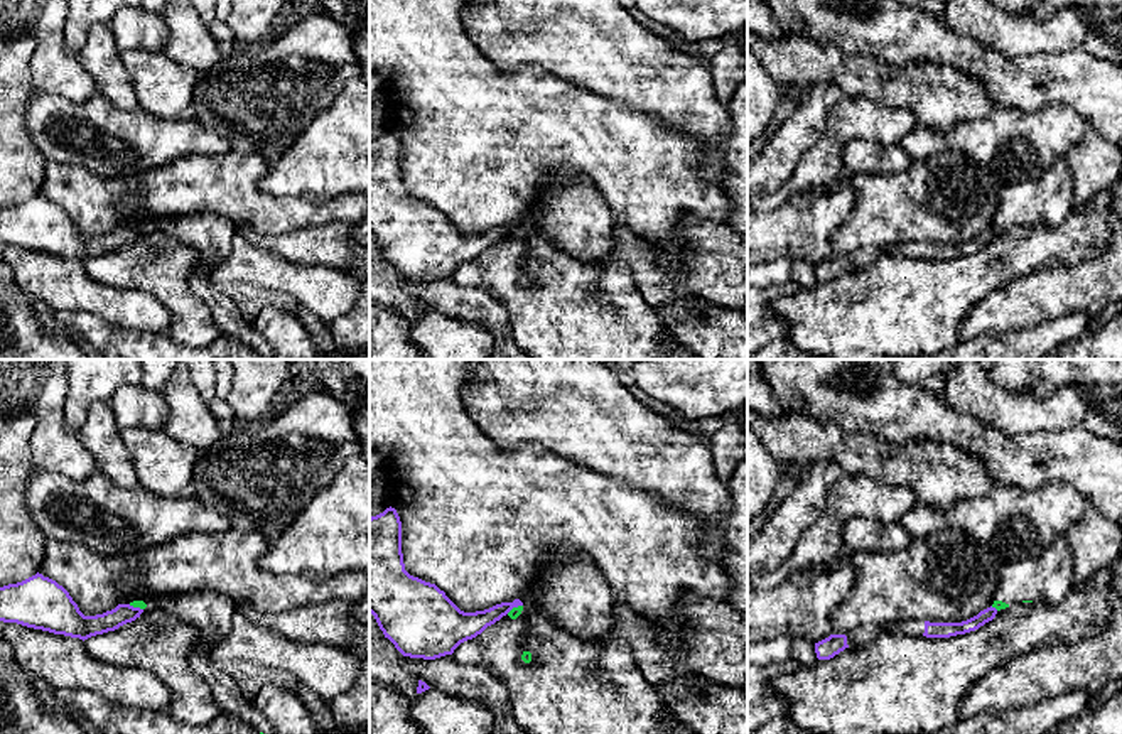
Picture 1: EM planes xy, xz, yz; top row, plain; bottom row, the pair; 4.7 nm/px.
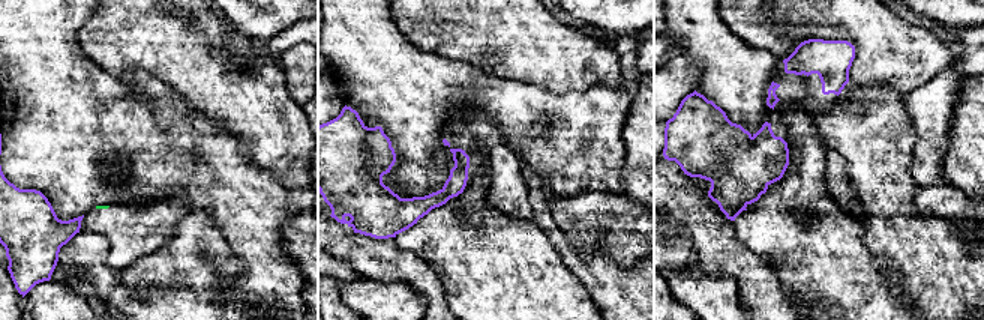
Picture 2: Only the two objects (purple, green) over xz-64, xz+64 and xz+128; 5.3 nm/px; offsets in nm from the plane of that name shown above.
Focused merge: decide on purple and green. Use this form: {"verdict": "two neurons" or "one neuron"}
{"verdict": "two neurons"}

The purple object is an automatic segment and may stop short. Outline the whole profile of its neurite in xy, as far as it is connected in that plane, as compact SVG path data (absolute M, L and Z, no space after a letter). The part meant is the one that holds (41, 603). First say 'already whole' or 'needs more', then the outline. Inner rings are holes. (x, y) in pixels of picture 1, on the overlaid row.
already whole; M39 572L22 582L0 587L0 621L83 641L115 631L142 613L140 607L118 604L103 614L84 616L62 586Z

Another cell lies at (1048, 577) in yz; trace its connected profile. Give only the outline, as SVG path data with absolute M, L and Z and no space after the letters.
M1065 535L1036 557L1002 562L992 607L1043 601L1053 606L1073 589L1073 552Z

